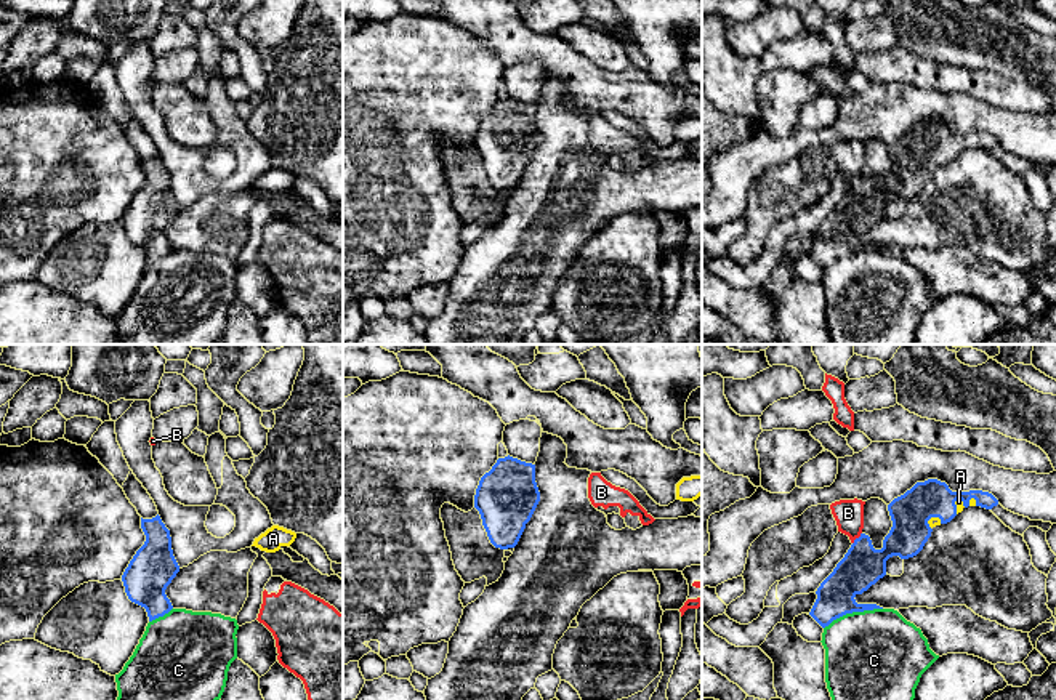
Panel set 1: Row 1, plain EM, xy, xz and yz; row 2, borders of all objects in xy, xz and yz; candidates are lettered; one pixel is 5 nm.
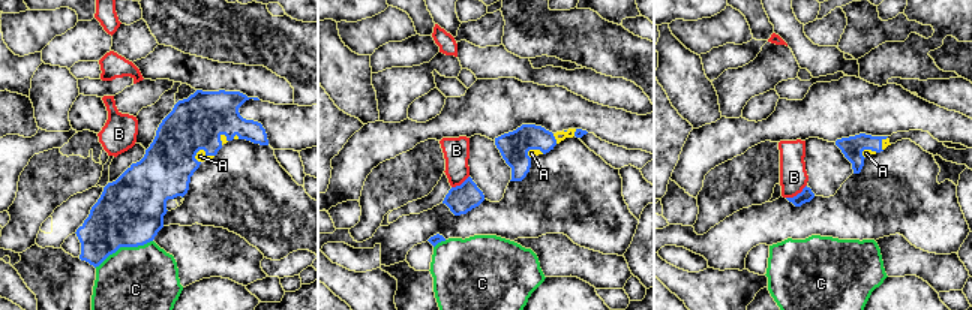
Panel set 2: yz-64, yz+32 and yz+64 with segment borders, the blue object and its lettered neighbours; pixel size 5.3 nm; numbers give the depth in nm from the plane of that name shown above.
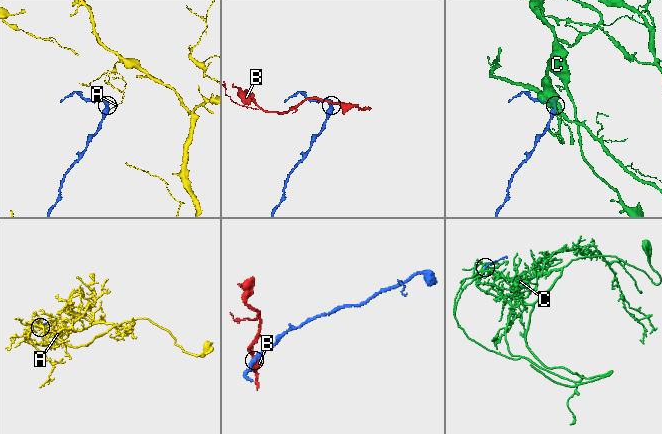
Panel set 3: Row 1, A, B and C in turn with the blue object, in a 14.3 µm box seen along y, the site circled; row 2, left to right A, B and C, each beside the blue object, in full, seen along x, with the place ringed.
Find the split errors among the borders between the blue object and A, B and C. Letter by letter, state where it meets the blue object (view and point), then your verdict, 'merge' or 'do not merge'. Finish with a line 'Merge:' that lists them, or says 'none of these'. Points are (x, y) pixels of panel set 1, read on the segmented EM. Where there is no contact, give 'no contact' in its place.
A: yz (955, 505) | do not merge
B: yz (856, 539) | do not merge
C: yz (853, 611) | do not merge
Merge: none of these

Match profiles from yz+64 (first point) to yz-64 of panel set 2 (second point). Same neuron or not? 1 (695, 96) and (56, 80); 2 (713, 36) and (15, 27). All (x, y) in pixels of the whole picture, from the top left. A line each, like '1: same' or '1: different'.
1: different
2: same

